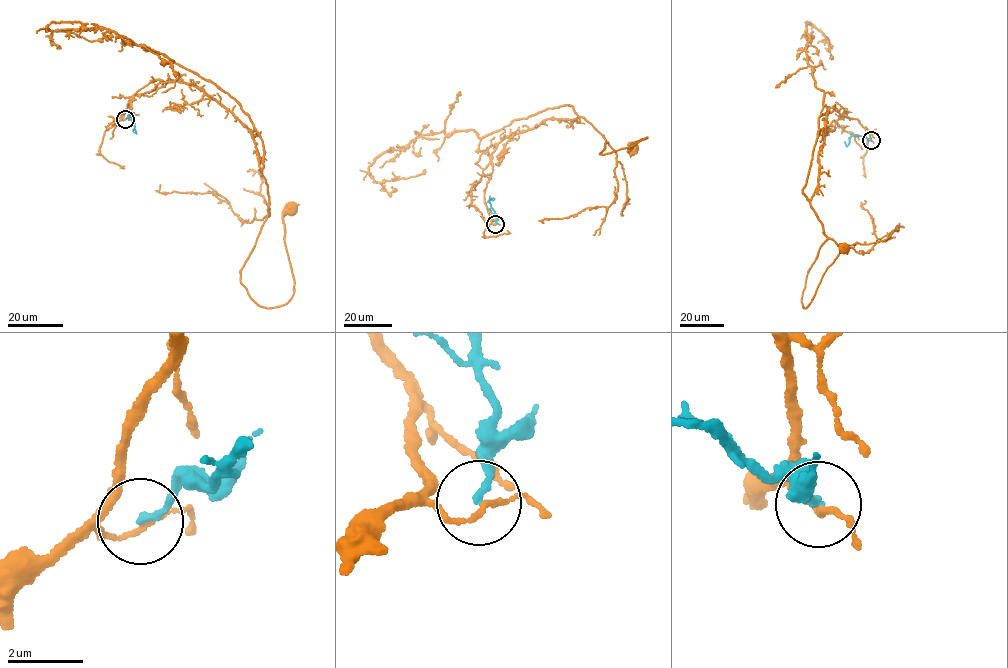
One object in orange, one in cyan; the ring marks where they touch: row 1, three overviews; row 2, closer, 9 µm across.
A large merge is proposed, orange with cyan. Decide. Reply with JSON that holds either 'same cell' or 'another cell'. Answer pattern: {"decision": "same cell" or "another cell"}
{"decision": "another cell"}

